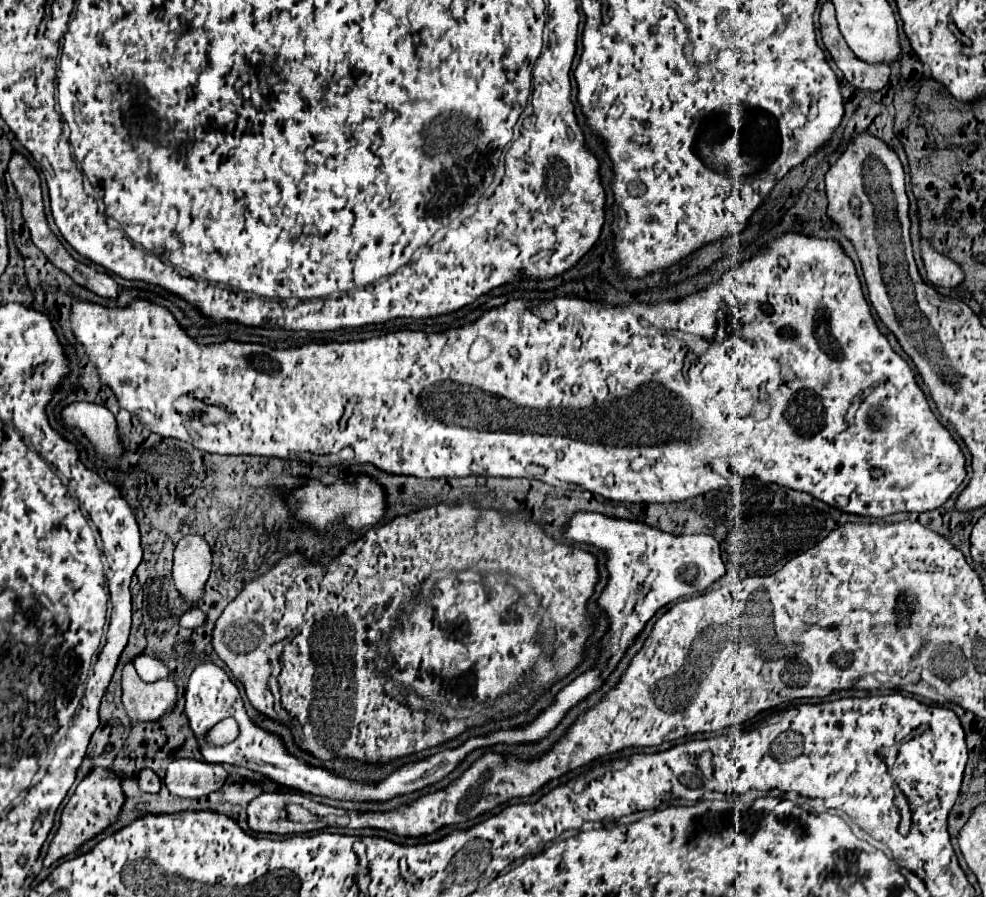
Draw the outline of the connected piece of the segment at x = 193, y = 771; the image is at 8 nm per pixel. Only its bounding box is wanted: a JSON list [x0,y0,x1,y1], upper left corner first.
[164,758,228,798]

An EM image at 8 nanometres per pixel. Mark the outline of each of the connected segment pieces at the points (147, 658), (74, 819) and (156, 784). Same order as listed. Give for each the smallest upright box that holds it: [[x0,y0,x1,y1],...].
[[134,654,170,682],[44,768,124,868],[138,770,160,794]]

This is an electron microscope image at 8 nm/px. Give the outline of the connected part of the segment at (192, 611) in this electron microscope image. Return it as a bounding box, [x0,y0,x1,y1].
[180,606,206,630]

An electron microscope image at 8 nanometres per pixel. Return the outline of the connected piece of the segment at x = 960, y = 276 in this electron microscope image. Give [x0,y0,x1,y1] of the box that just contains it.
[922,250,964,290]

